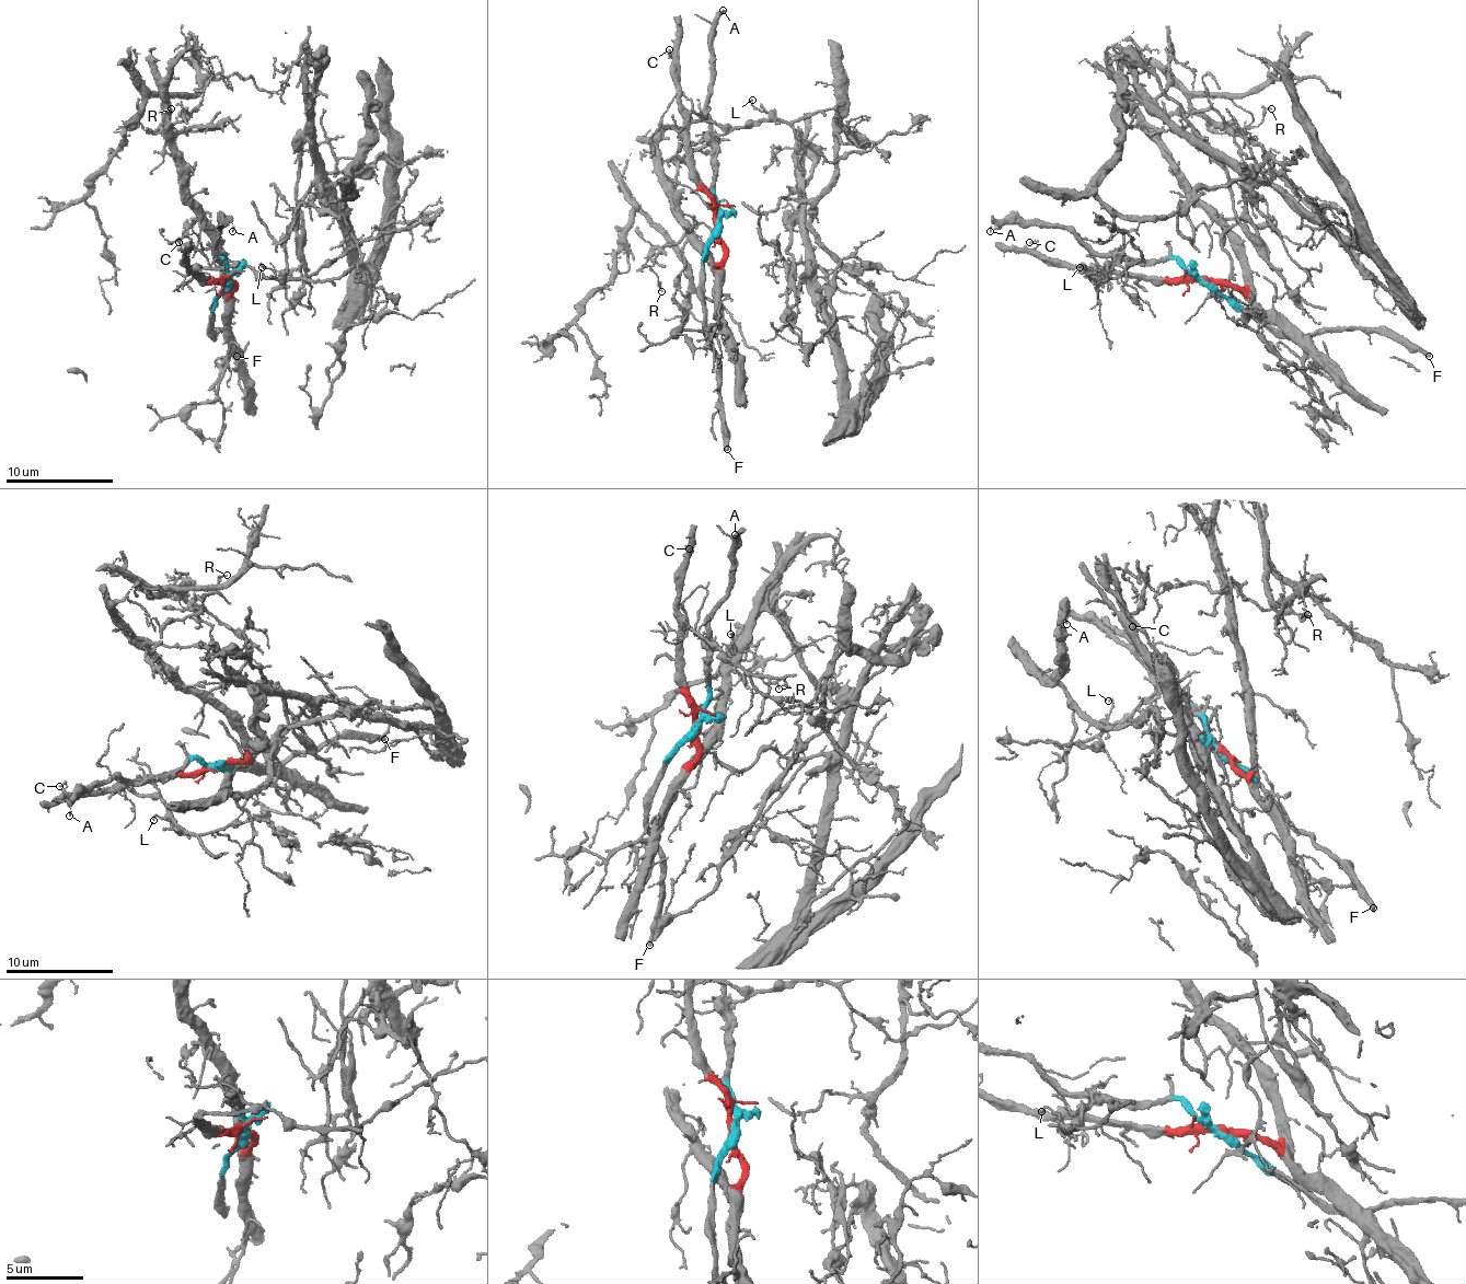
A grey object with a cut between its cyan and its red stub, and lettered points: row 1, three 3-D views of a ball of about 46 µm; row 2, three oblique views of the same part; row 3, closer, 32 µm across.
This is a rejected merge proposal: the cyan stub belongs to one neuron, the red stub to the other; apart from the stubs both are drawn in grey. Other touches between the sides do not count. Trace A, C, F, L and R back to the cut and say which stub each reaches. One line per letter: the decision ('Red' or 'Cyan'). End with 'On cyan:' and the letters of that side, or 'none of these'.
A: Cyan
C: Red
F: Cyan
L: Red
R: Red
On cyan: A, F

